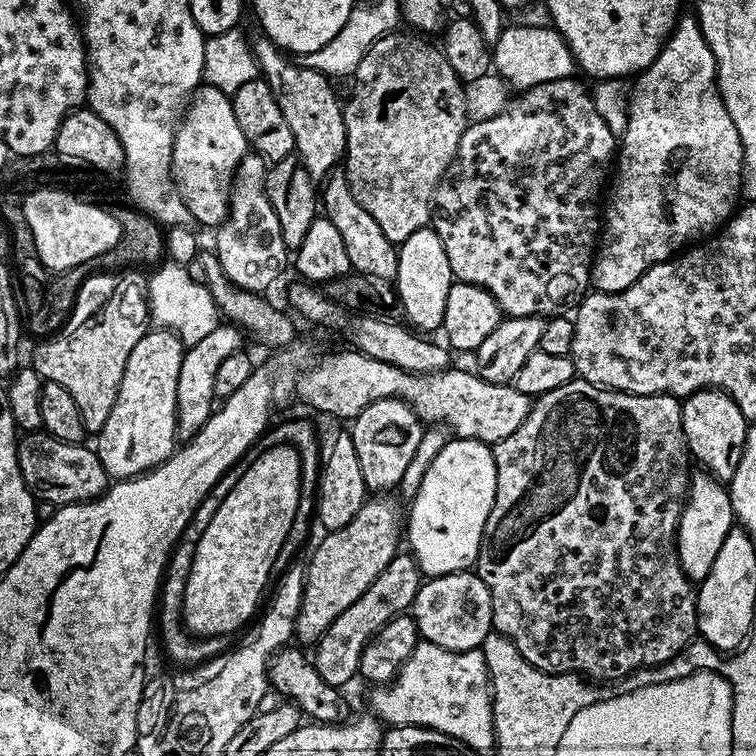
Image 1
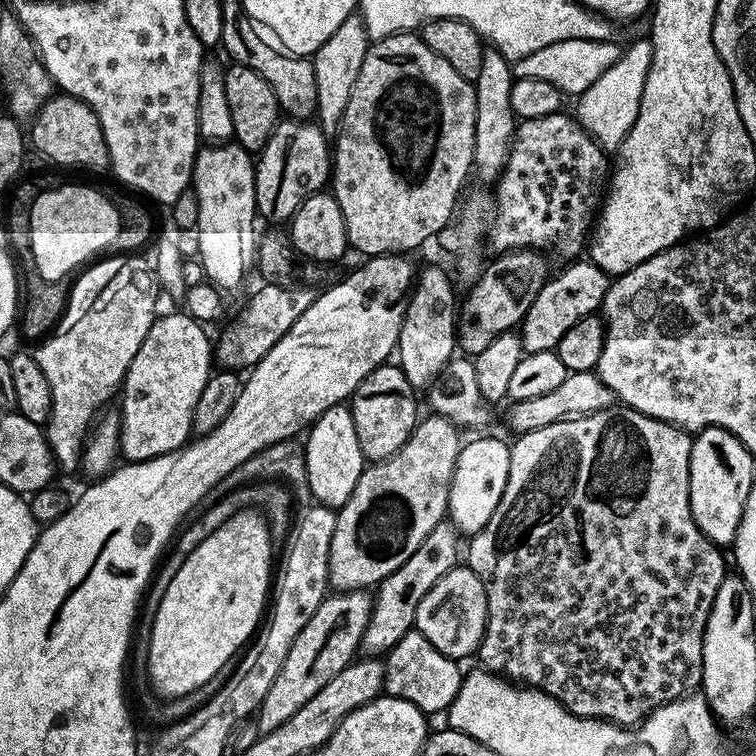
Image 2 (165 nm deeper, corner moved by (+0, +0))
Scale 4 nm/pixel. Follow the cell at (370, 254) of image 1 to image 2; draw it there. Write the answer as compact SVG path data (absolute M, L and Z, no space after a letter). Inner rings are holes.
M353 14L318 46L310 59L314 66L314 83L318 85L318 98L316 99L316 110L314 113L315 123L320 125L322 134L334 138L340 133L342 114L346 110L346 102L350 102L350 93L354 91L354 82L358 82L358 73L362 70L362 62L366 62L368 53L368 31L364 20Z

